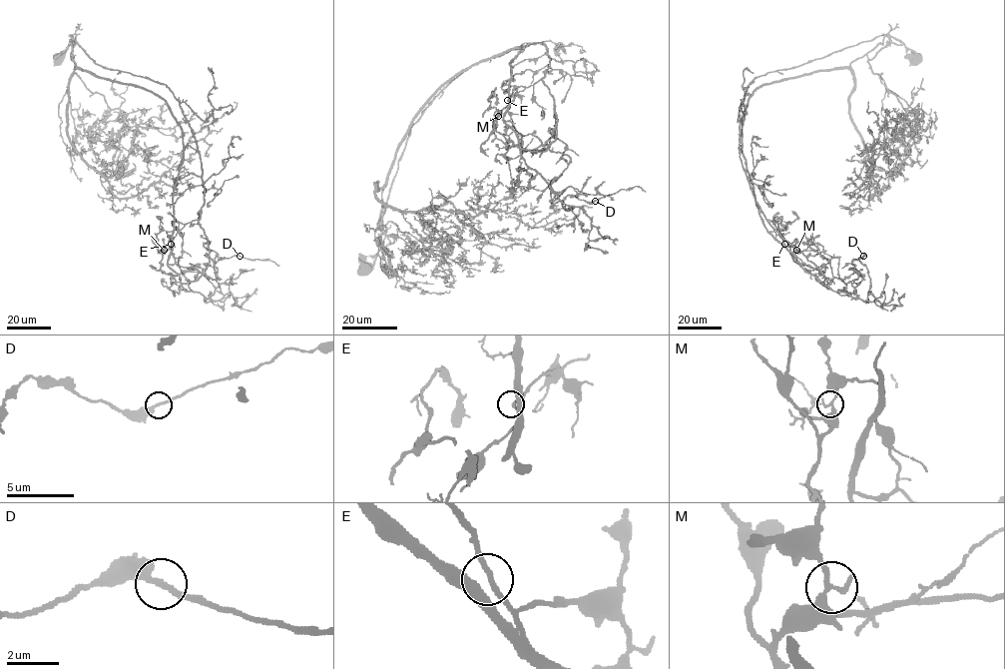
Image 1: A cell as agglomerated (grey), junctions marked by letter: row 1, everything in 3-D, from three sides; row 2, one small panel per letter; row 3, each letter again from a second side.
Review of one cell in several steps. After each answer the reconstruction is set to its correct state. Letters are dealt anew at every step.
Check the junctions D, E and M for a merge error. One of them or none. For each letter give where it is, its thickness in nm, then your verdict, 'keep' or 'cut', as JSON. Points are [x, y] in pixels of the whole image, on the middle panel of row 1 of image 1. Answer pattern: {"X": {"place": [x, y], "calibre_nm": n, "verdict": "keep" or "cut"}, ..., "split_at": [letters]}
{"D": {"place": [595, 201], "calibre_nm": 240, "verdict": "keep"}, "E": {"place": [507, 100], "calibre_nm": 190, "verdict": "keep"}, "M": {"place": [498, 116], "calibre_nm": 260, "verdict": "cut"}, "split_at": ["M"]}

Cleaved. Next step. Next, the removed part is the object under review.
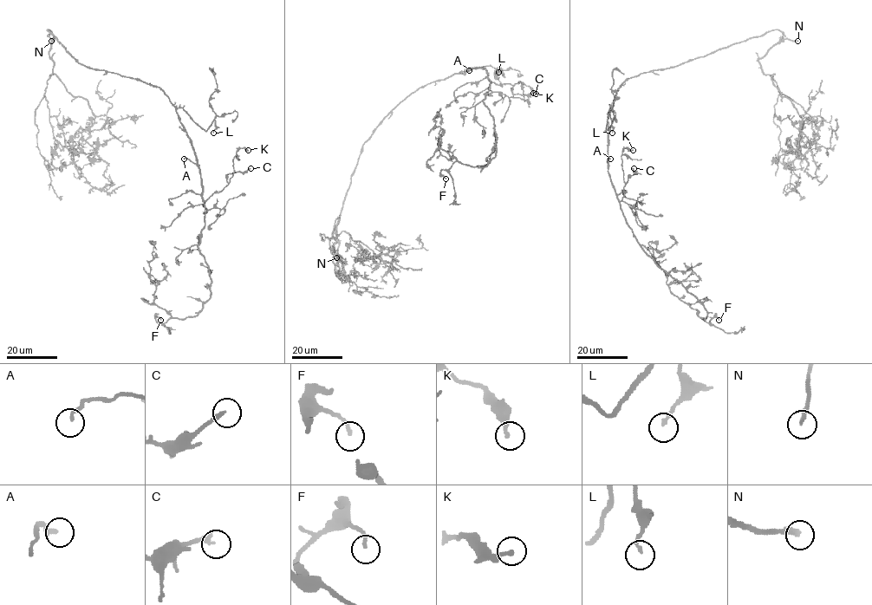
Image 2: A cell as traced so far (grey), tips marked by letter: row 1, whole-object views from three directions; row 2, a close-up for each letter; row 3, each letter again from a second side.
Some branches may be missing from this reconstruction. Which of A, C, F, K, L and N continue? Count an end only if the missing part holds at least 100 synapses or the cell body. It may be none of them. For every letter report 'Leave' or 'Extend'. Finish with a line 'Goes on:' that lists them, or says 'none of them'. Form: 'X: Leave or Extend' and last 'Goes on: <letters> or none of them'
A: Leave
C: Leave
F: Leave
K: Leave
L: Leave
N: Extend
Goes on: N

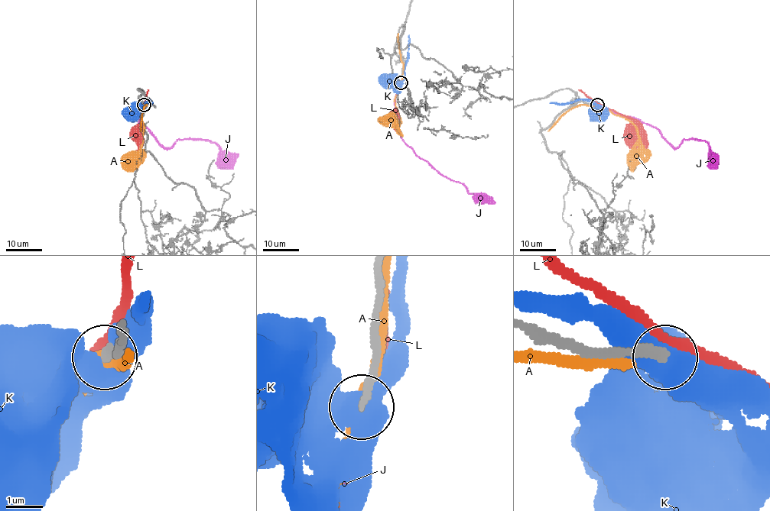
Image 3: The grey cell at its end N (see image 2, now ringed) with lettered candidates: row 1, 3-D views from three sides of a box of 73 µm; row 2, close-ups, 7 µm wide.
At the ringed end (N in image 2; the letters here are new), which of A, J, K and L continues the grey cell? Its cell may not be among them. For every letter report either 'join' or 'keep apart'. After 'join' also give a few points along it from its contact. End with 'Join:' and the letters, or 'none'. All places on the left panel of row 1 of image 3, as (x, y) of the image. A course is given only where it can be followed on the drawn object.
A: keep apart
J: join
K: keep apart
L: keep apart
Join: J

